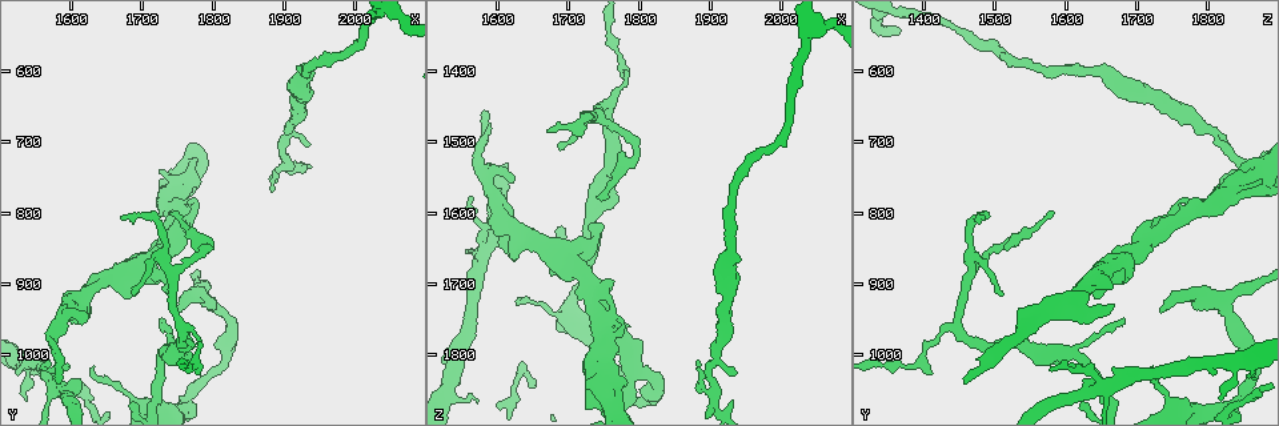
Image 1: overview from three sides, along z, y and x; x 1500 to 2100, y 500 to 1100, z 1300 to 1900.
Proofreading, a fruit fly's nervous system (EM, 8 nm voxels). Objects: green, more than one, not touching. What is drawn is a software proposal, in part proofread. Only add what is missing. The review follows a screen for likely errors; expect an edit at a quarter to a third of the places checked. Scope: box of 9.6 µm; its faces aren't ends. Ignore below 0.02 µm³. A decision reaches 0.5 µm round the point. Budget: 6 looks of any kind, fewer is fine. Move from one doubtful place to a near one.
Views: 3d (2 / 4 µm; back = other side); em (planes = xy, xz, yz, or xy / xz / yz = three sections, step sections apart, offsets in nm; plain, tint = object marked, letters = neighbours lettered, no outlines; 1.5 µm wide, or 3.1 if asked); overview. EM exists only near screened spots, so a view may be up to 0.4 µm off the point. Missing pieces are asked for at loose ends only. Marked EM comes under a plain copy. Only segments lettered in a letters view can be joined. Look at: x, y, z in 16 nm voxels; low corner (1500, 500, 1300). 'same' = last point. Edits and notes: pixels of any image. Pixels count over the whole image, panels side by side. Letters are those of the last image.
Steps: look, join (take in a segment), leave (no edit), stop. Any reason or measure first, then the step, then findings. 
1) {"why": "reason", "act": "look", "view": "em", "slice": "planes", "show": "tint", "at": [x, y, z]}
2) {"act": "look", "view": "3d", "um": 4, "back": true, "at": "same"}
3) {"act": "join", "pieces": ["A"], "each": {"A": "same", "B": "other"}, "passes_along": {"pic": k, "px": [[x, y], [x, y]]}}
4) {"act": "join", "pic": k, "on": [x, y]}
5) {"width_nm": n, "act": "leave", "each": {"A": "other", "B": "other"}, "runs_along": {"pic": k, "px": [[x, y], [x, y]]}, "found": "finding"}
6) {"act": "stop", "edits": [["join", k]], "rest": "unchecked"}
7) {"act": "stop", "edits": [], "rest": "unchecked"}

{"why": "tapers out", "act": "look", "view": "em", "slice": "planes", "show": "letters", "at": [1730, 950, 1680]}

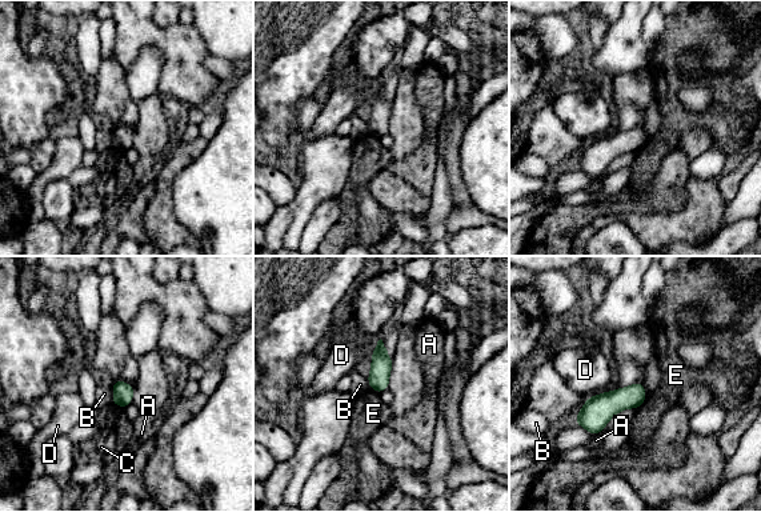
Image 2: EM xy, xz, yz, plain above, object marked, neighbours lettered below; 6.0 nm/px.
{"width_nm": 120, "act": "leave", "each": {"A": "other", "B": "other", "C": "other", "D": "other", "E": "other"}, "border": {"pic": 2, "px": [[112, 403], [124, 408]]}, "found": "no lettered segment goes on from it"}

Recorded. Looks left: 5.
{"why": "branch stops here", "act": "look", "view": "em", "slice": "planes", "show": "letters", "at": [1620, 910, 1665]}

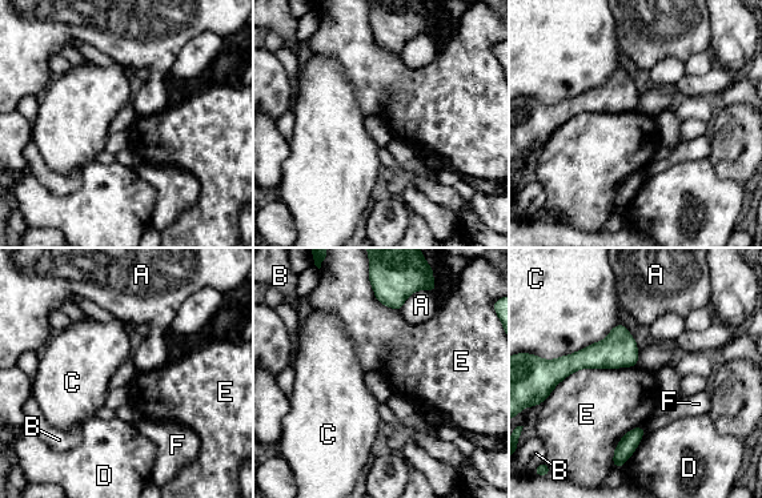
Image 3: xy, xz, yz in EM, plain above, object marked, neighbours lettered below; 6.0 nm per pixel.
{"act": "leave", "each": {"A": "other", "B": "other", "C": "other", "D": "other", "E": "other", "F": "other"}, "border": {"pic": 3, "px": [[636, 365], [577, 369], [548, 397]]}, "found": "none of them fits"}

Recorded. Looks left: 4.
{"act": "look", "view": "em", "slice": "planes", "show": "letters", "at": [1585, 1040, 1455]}

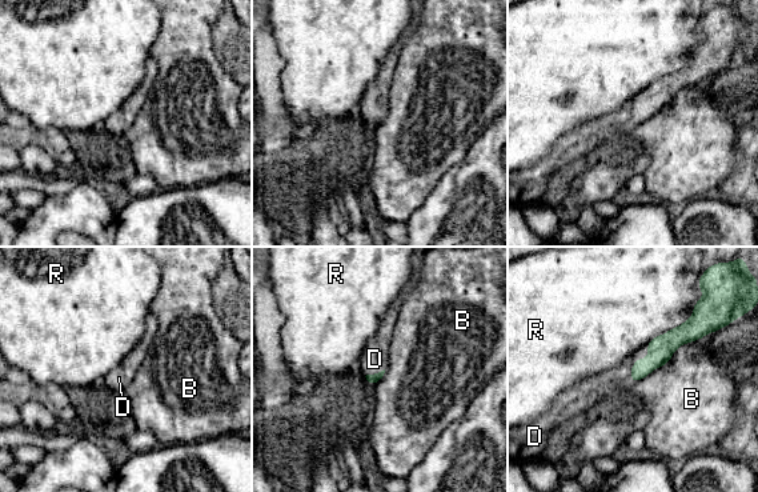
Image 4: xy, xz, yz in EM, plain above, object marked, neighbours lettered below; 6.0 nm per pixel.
{"act": "join", "pieces": ["D"], "each": {"B": "other", "D": "same", "R": "other"}, "found": "the neuron continues"}

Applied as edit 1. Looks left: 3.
{"act": "stop", "edits": [["join", 4]], "rest": "unchecked"}

